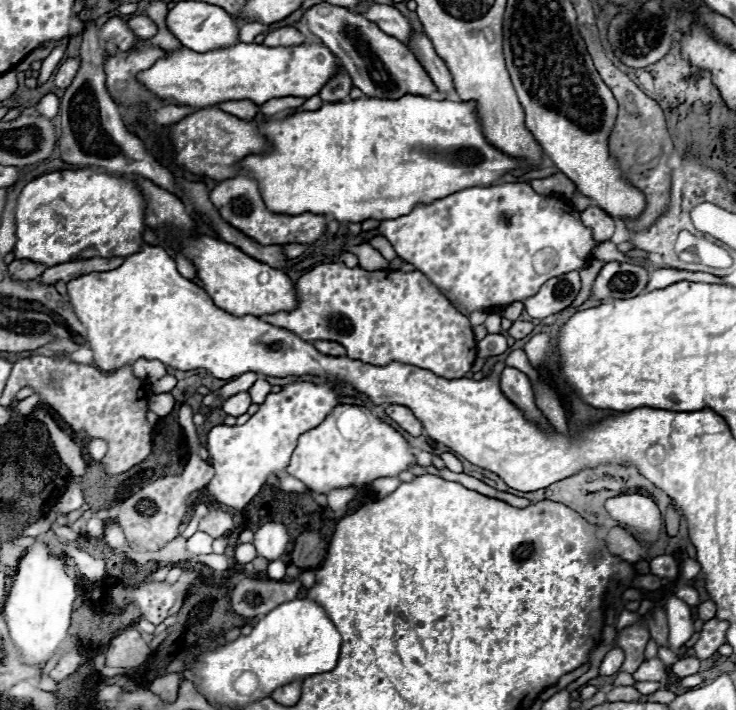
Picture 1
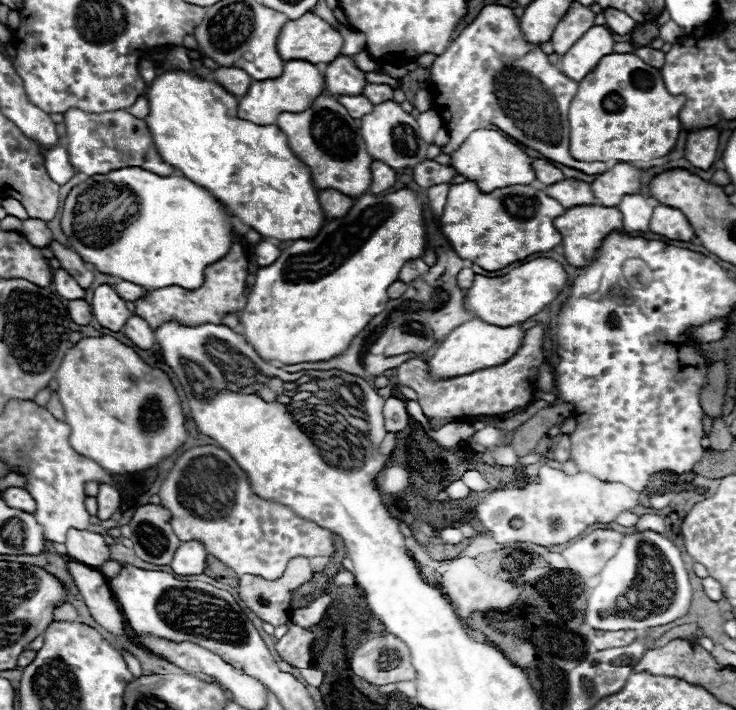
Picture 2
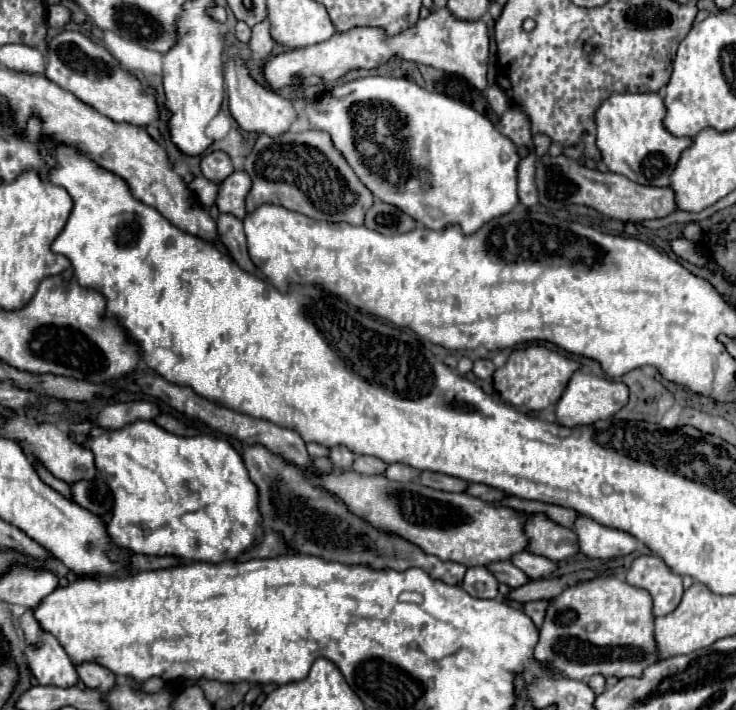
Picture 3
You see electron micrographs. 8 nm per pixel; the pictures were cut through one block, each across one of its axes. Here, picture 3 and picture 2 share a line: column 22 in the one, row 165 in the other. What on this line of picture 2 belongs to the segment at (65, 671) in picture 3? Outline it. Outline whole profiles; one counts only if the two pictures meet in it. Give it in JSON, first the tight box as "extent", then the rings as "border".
{"extent":[590,162,642,206],"border":[[[620,162],[612,170],[602,172],[590,186],[594,190],[594,196],[598,198],[598,204],[618,206],[622,196],[640,192],[640,176],[642,168]]]}

